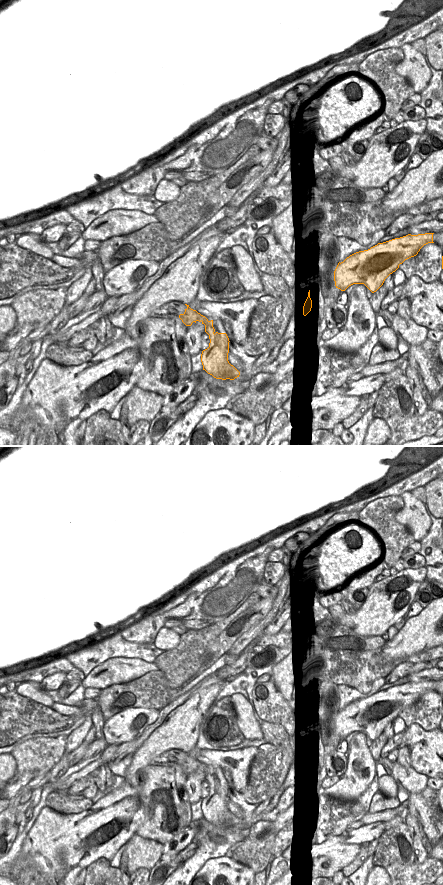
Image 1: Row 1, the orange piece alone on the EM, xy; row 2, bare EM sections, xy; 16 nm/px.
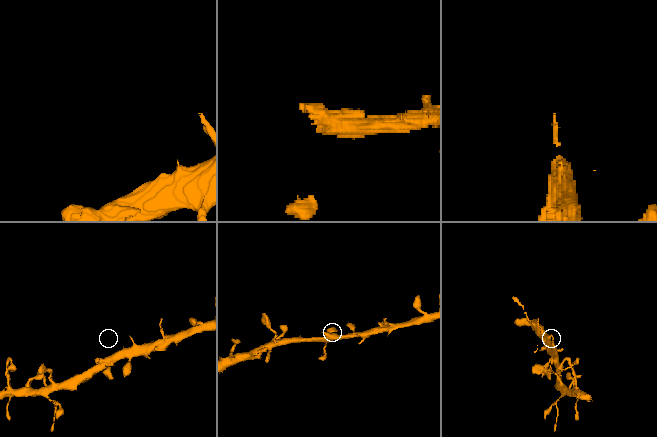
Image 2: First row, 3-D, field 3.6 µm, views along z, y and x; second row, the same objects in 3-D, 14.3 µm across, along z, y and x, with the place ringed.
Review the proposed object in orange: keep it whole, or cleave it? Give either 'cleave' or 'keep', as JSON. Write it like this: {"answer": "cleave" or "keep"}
{"answer": "keep"}

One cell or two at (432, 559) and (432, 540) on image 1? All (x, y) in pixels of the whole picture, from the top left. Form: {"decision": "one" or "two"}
{"decision": "one"}

